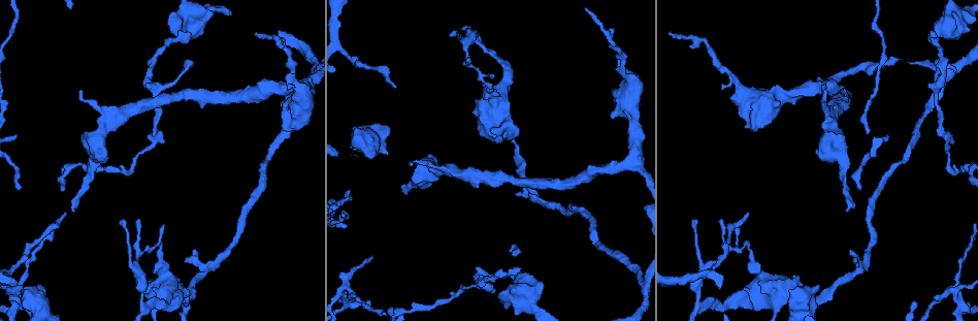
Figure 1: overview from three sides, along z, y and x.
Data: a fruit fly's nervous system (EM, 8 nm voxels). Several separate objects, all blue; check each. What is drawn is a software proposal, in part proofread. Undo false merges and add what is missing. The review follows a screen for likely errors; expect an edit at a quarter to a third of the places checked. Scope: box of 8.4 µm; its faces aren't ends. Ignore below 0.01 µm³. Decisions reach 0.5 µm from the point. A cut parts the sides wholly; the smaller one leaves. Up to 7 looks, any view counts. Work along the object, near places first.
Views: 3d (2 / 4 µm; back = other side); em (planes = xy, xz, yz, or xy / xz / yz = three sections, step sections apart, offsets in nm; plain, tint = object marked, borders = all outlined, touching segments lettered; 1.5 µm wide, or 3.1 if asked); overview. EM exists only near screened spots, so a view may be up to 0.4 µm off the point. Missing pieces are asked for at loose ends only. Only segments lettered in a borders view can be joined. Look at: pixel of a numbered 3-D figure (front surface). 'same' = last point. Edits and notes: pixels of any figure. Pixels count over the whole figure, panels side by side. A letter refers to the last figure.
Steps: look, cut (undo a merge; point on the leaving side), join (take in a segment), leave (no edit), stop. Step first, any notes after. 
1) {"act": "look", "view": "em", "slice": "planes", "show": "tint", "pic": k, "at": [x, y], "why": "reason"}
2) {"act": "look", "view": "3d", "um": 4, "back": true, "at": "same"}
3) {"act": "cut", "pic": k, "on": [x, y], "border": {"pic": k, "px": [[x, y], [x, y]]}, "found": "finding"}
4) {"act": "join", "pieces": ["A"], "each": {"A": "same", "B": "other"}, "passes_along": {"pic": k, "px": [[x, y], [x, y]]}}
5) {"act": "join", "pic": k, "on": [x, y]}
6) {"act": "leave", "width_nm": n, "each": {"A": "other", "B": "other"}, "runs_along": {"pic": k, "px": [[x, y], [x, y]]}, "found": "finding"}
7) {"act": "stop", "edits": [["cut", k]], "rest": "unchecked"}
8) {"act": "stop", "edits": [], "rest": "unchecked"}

{"act": "look", "view": "em", "slice": "planes", "show": "borders", "pic": 1, "at": [956, 285], "why": "sudden change in width"}

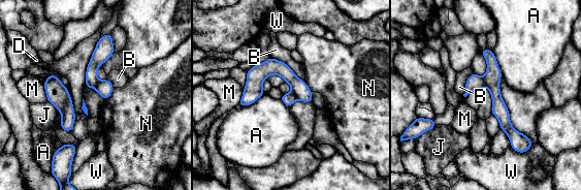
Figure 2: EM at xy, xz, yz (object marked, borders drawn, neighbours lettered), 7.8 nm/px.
{"act": "cut", "pic": 2, "on": [492, 76], "width_nm": 140, "each": {"A": "other", "B": "other", "D": "other", "J": "other", "M": "other", "N": "other", "W": "other"}, "part_leaving": {"pic": 2, "px": [[485, 52], [498, 108], [511, 130]]}, "found": "two cells meet here"}

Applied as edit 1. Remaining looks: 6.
{"act": "look", "view": "em", "slice": "xz", "step": 8, "show": "borders", "pic": 1, "at": [154, 287], "why": "an open end"}

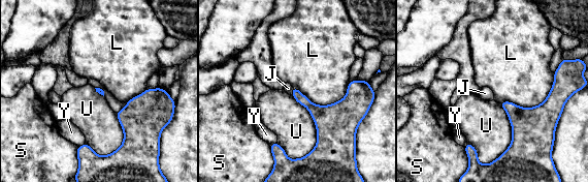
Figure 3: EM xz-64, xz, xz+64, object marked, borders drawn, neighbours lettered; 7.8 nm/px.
{"act": "leave", "each": {"J": "other", "L": "other", "S": "other", "U": "other", "Y": "other"}, "border": {"pic": 3, "px": [[291, 95], [317, 138], [296, 159]]}, "found": "no lettered segment goes on from it"}

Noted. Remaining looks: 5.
{"act": "look", "view": "em", "slice": "planes", "show": "borders", "pic": 1, "at": [287, 87], "why": "branch stops here"}

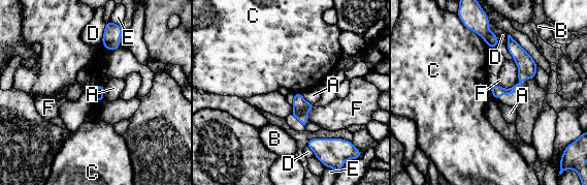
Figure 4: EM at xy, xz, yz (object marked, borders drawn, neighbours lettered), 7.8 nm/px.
{"act": "leave", "longest_contact_nm": ["C", 260], "each": {"A": "other", "B": "other", "C": "other", "D": "other", "E": "other", "F": "other"}, "border": {"pic": 4, "px": [[465, 27], [476, 32], [490, 48]]}, "found": "none of them fits"}

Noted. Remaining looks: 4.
{"act": "stop", "edits": [["cut", 2]], "rest": "unchecked"}

